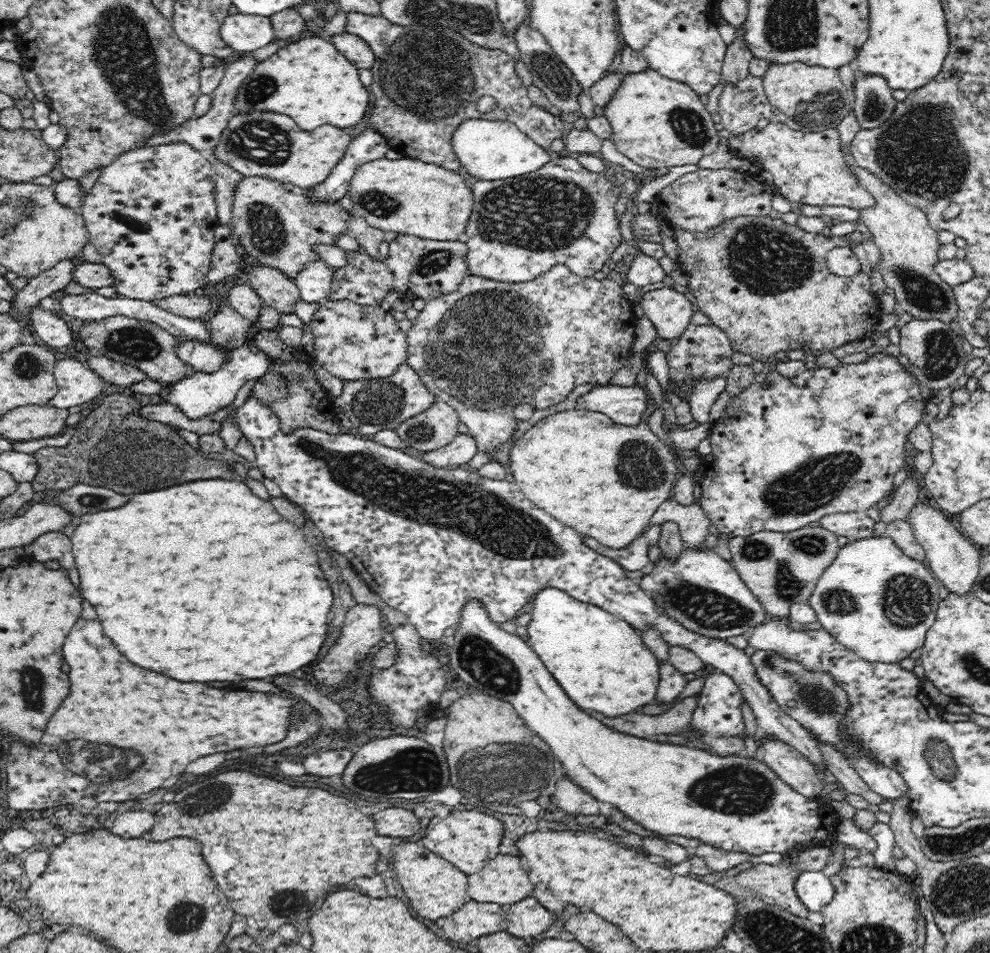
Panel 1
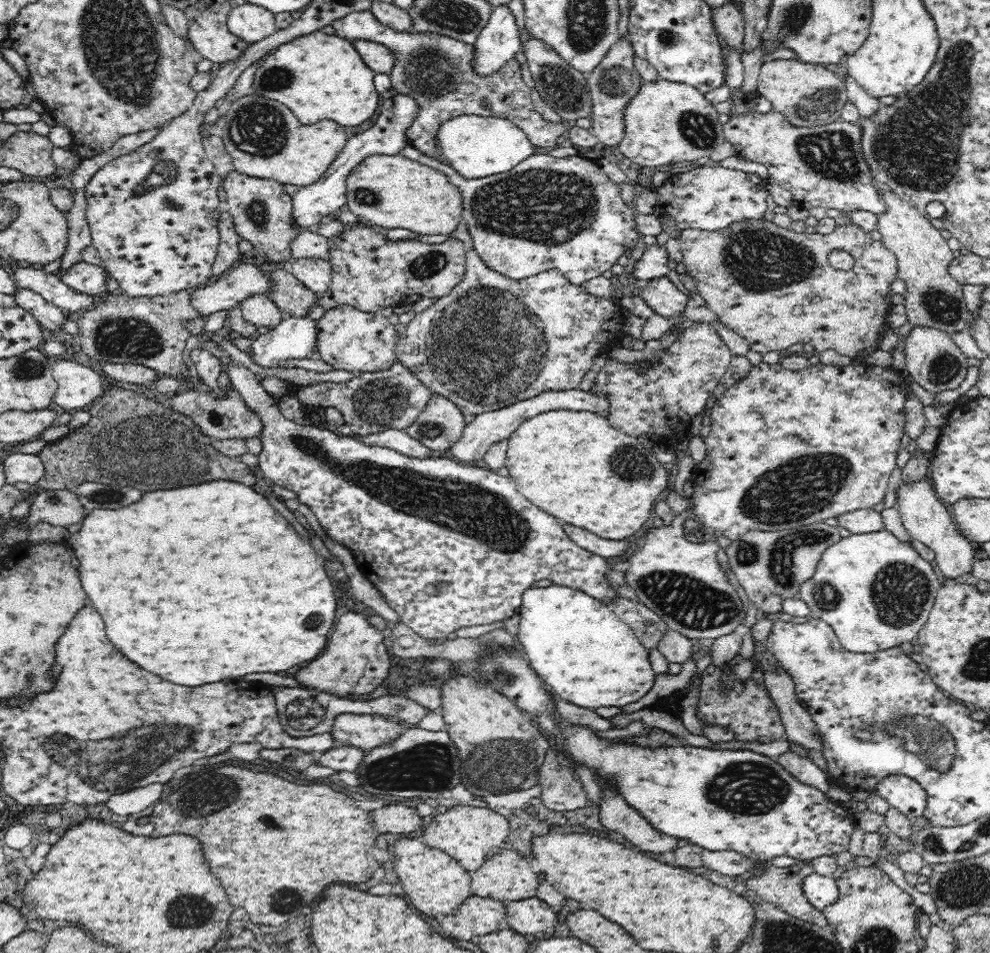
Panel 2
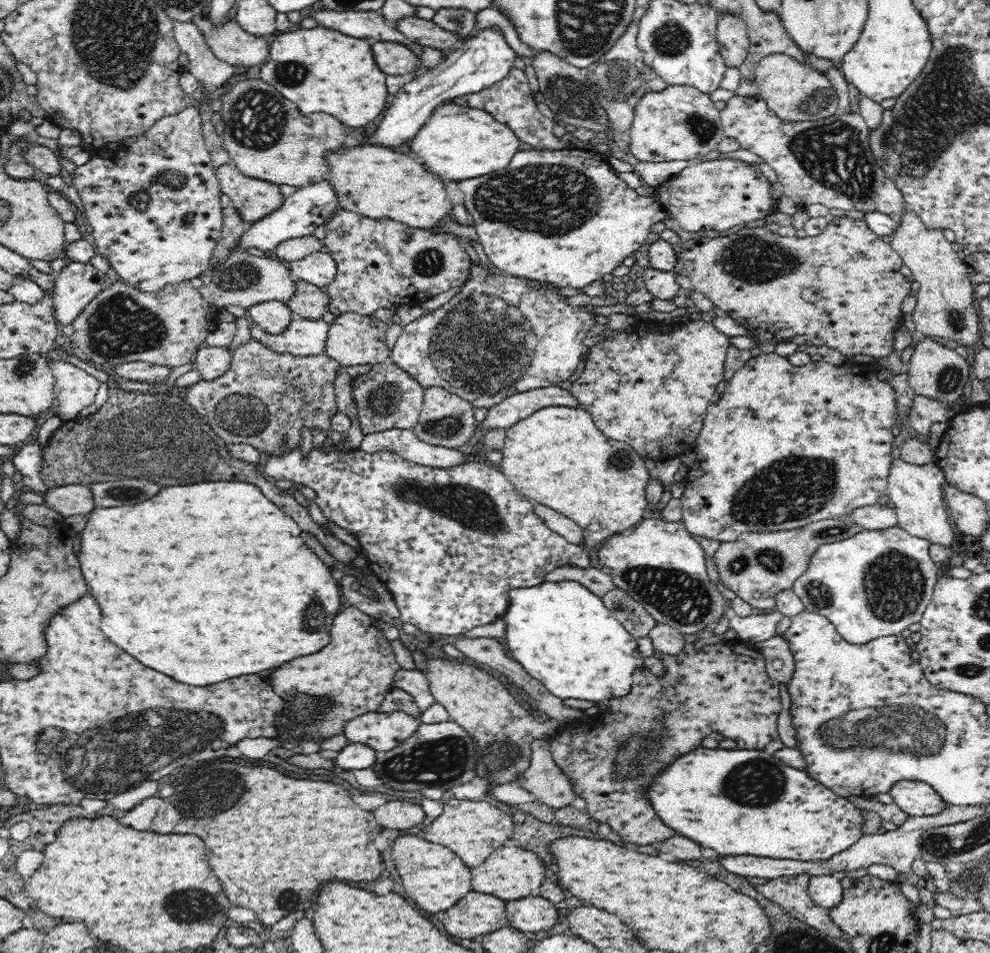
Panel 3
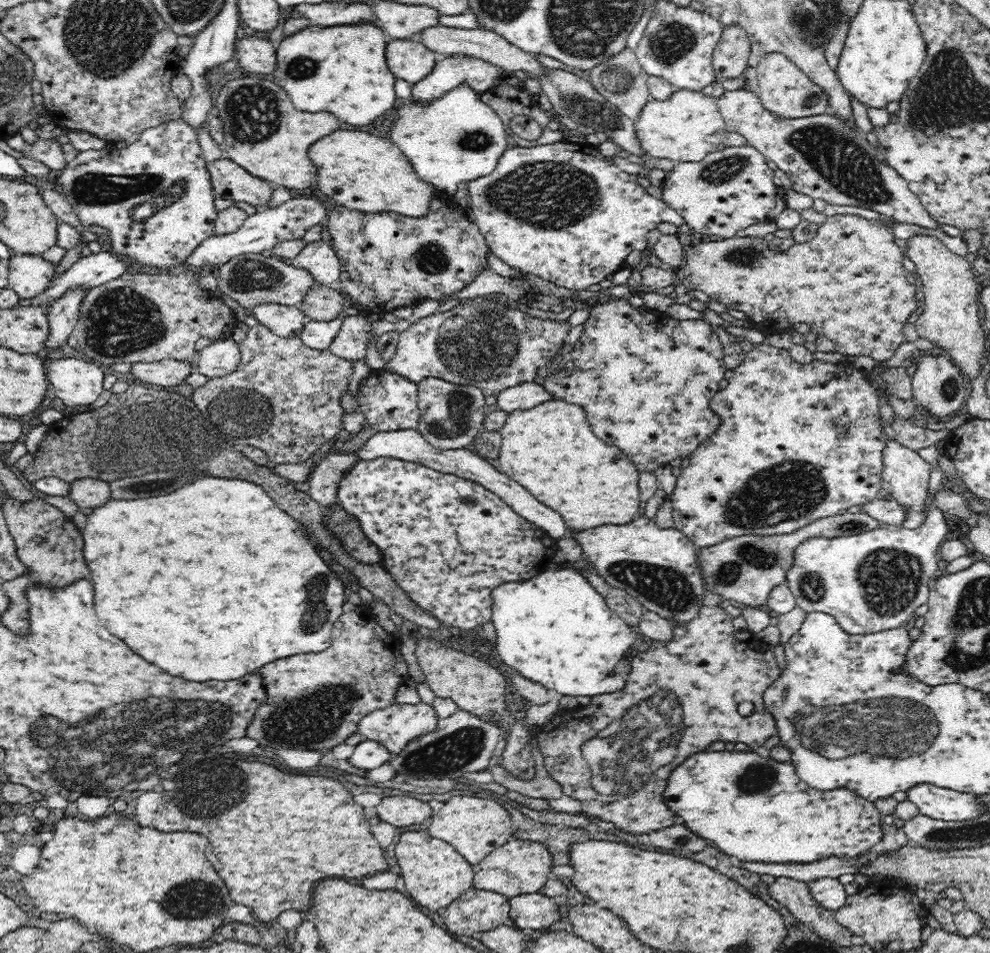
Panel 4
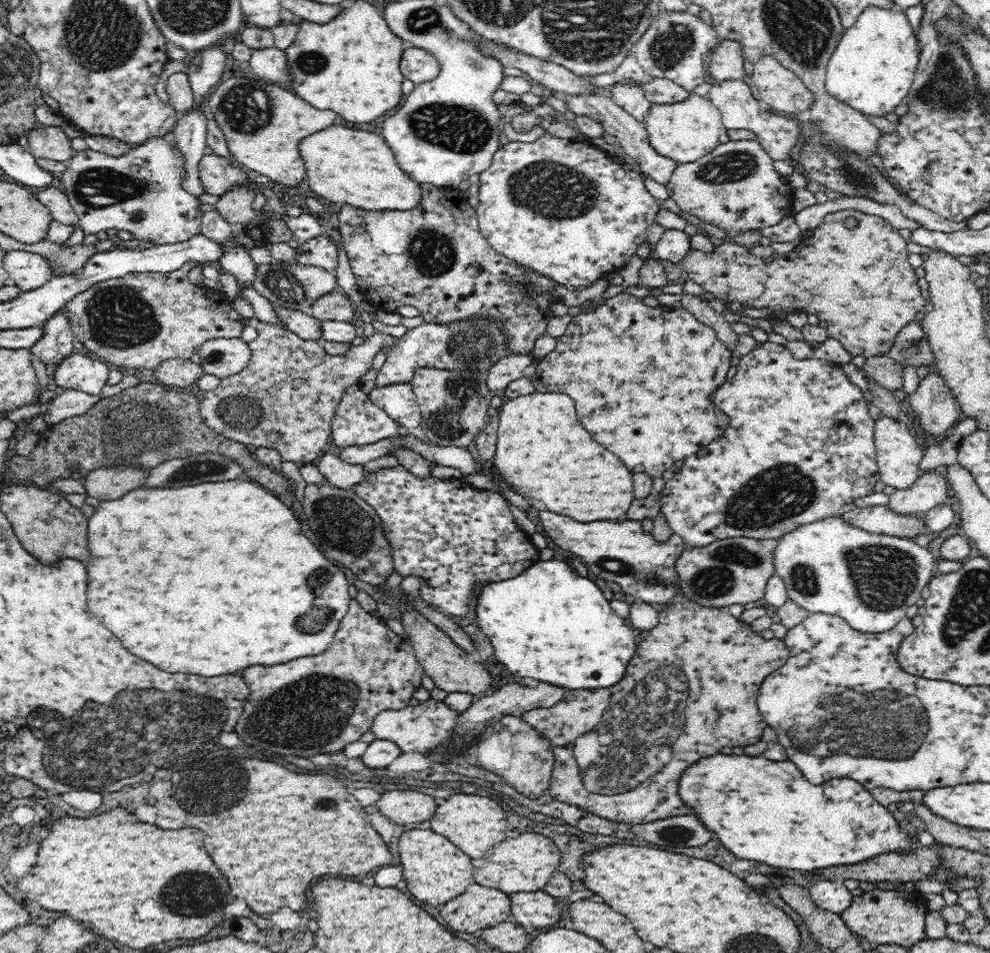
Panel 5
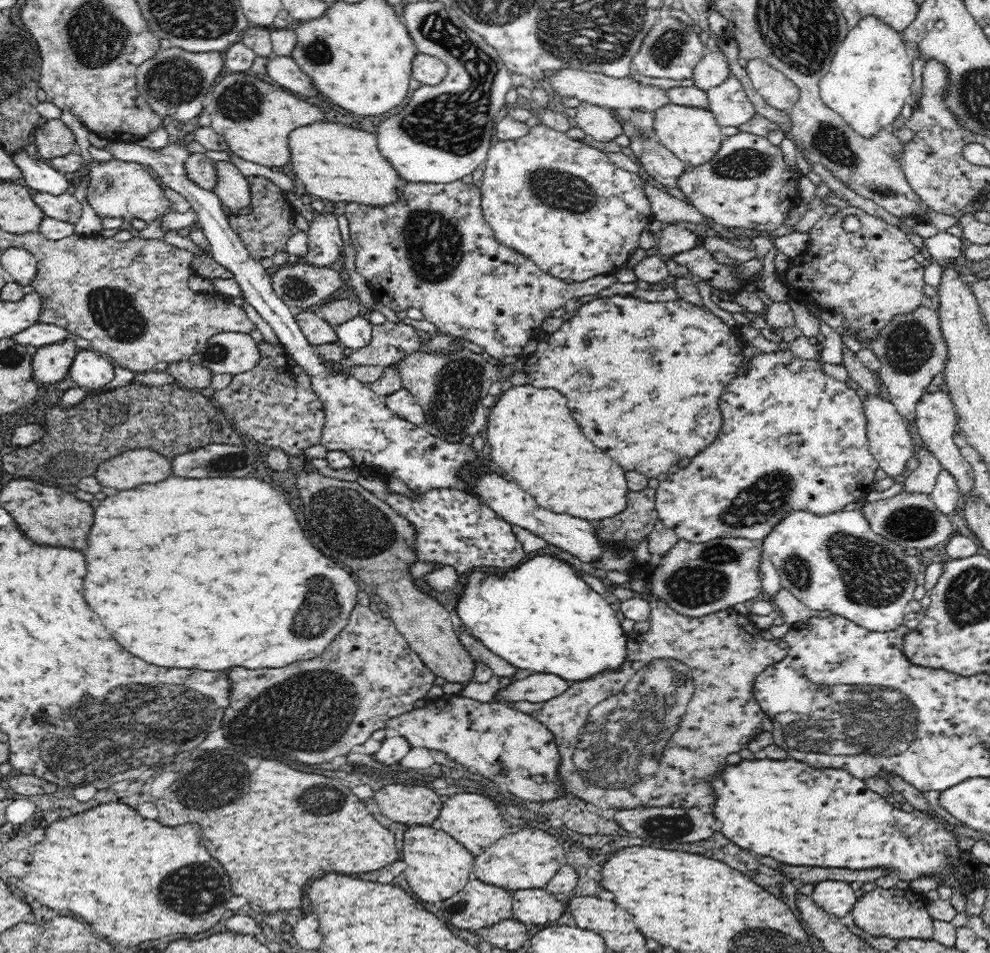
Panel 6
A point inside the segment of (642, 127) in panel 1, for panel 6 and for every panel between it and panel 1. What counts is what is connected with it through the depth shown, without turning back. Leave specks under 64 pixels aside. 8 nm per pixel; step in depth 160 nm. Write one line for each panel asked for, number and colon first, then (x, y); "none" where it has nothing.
2: (666, 122)
3: (678, 123)
4: (687, 126)
5: (686, 131)
6: (693, 134)

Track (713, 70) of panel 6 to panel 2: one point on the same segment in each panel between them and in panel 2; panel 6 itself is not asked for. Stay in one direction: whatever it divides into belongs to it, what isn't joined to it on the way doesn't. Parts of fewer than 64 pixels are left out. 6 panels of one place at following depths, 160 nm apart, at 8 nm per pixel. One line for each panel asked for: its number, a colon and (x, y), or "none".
2: (729, 20)
3: (732, 35)
4: (730, 57)
5: (727, 60)

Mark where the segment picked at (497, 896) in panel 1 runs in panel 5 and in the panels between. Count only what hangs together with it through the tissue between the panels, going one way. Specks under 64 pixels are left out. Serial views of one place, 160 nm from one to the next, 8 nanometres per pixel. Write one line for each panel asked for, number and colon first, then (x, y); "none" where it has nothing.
2: (506, 876)
3: (510, 873)
4: (519, 867)
5: (526, 862)

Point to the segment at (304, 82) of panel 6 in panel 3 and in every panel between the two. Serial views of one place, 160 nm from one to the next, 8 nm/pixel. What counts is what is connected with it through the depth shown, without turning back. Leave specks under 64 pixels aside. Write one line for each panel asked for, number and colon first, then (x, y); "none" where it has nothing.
3: (229, 43)
4: (257, 55)
5: (270, 64)

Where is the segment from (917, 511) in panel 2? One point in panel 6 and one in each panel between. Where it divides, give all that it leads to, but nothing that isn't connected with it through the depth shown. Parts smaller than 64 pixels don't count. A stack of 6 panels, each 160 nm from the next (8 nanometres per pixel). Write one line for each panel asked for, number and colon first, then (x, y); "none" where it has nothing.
3: (915, 491)
4: (906, 476)
5: (898, 456)
6: (890, 441)

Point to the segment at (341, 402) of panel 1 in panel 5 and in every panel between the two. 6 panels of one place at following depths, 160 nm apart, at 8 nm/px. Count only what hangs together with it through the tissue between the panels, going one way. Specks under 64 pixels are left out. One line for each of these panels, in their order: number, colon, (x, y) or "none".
2: (370, 403)
3: (387, 397)
4: (389, 401)
5: (399, 402)

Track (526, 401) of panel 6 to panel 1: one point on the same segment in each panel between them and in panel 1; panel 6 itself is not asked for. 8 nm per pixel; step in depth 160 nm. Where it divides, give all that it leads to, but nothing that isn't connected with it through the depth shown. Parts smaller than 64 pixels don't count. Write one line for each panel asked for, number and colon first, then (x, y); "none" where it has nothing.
1: (605, 480)
2: (574, 465)
3: (557, 457)
4: (550, 449)
5: (542, 448)

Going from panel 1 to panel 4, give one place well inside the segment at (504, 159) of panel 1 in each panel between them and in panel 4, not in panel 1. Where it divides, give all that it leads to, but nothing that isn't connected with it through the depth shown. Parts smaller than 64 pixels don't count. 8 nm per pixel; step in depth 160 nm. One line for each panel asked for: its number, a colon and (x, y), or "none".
2: (475, 146)
3: (459, 143)
4: (458, 138)

